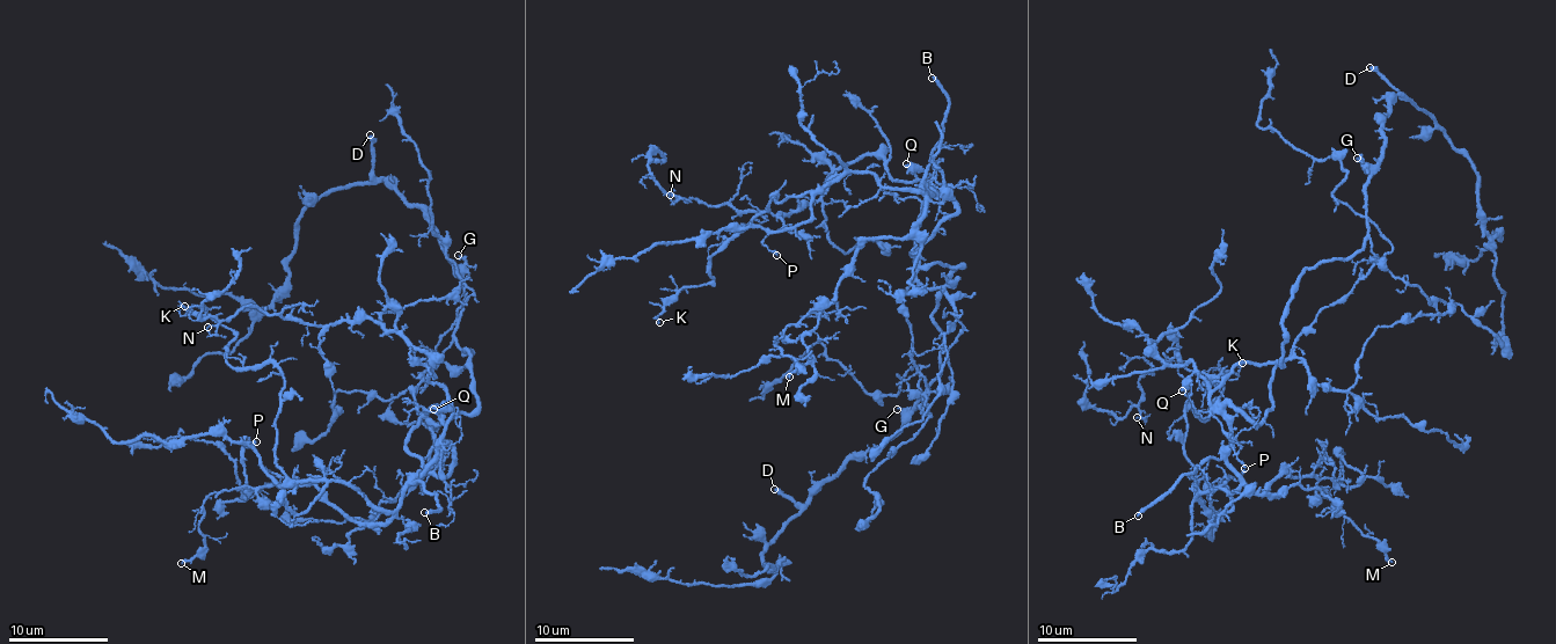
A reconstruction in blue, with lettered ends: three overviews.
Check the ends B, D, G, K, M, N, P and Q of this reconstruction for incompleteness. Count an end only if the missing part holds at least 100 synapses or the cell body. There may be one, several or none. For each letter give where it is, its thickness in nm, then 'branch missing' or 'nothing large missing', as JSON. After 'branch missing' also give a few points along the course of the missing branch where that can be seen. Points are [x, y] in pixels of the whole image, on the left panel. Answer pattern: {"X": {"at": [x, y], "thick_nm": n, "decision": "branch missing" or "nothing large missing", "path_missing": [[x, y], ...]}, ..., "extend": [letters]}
{"B": {"at": [424, 512], "thick_nm": 200, "decision": "branch missing", "path_missing": [[424, 512], [378, 509], [334, 543], [331, 583], [407, 631], [497, 617]]}, "D": {"at": [370, 134], "thick_nm": 320, "decision": "branch missing", "path_missing": [[370, 134], [344, 109], [329, 102], [313, 66], [312, 57], [319, 52], [299, 17], [239, 28]]}, "G": {"at": [458, 255], "thick_nm": 180, "decision": "nothing large missing"}, "K": {"at": [184, 306], "thick_nm": 130, "decision": "nothing large missing"}, "M": {"at": [181, 563], "thick_nm": 160, "decision": "nothing large missing"}, "N": {"at": [207, 327], "thick_nm": 90, "decision": "nothing large missing"}, "P": {"at": [256, 441], "thick_nm": 170, "decision": "nothing large missing"}, "Q": {"at": [433, 409], "thick_nm": 480, "decision": "nothing large missing"}, "extend": ["B", "D"]}

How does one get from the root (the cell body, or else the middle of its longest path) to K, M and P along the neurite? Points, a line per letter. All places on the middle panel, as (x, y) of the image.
K: (912, 335), (914, 232), (930, 182), (936, 191), (847, 169), (773, 199), (659, 322)
M: (912, 335), (903, 304), (930, 182), (926, 218), (867, 241), (833, 298), (776, 341), (798, 366), (789, 377)
P: (912, 335), (903, 304), (930, 182), (933, 194), (891, 189), (849, 169), (806, 220), (764, 238), (776, 255)

